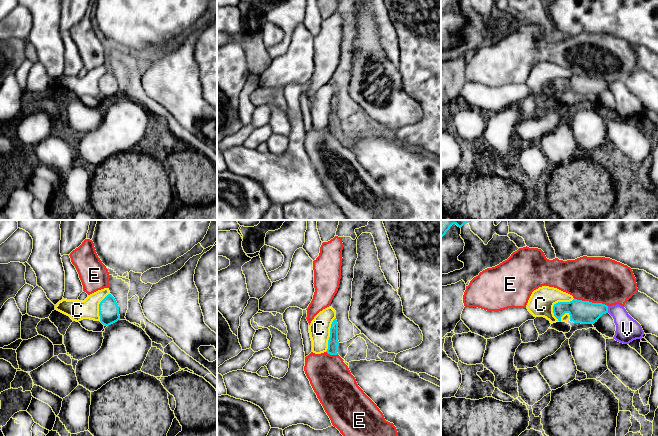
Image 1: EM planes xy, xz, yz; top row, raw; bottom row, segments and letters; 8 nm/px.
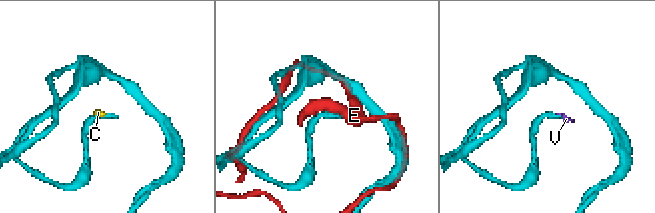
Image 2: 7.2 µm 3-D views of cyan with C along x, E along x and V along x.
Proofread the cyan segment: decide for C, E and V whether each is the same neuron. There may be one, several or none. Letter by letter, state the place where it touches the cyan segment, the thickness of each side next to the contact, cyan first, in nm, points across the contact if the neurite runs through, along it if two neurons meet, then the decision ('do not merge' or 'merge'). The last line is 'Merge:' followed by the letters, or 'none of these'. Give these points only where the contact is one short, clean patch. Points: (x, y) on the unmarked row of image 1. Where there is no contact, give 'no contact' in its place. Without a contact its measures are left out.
C: yz (555, 80) | 190/200 nm | along yz (573, 74), (553, 82), (558, 97) | do not merge
E: yz (591, 78) | 190/360 nm | merge
V: yz (607, 85) | 190/190 nm | do not merge
Merge: E

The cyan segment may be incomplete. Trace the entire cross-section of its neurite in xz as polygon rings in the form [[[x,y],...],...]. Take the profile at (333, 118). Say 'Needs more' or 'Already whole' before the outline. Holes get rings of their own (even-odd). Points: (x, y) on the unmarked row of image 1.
Already whole. [[[336,94],[333,96],[332,100],[331,100],[331,104],[330,104],[330,113],[328,116],[328,125],[327,125],[327,129],[330,131],[337,131],[337,127],[338,127],[338,121],[339,121],[339,117],[338,117],[338,99]]]

